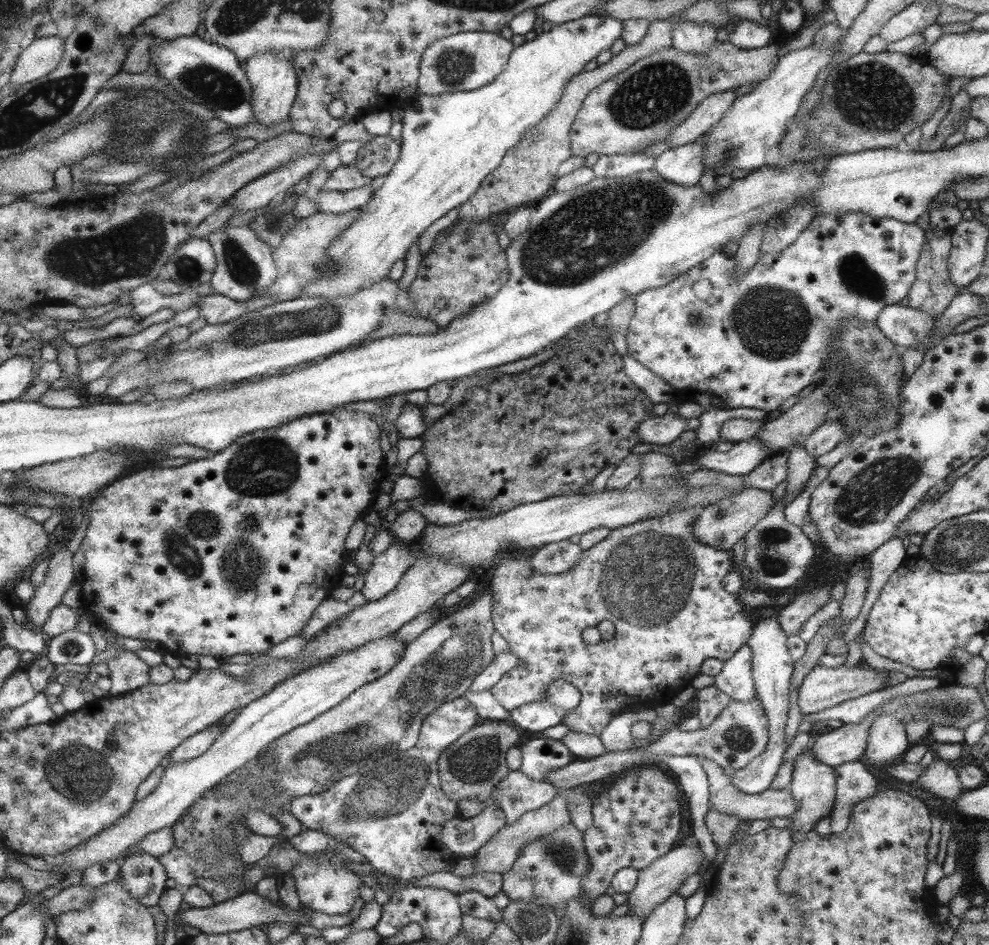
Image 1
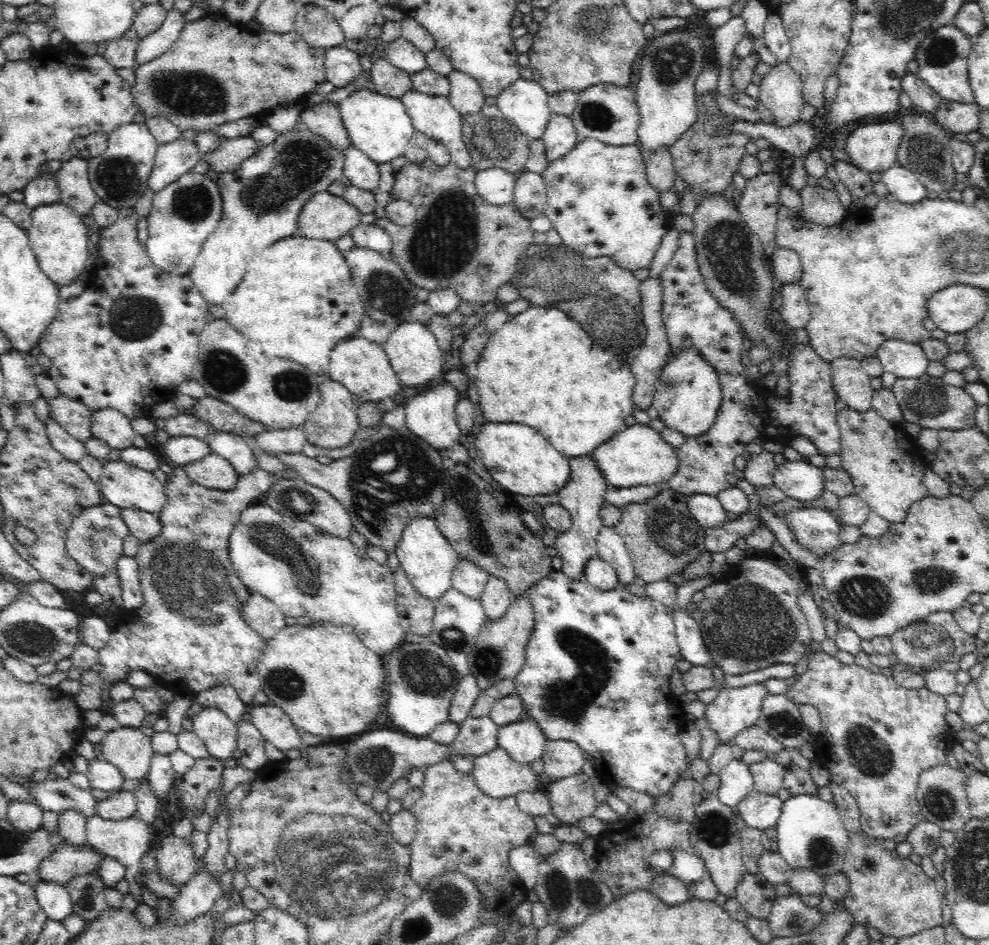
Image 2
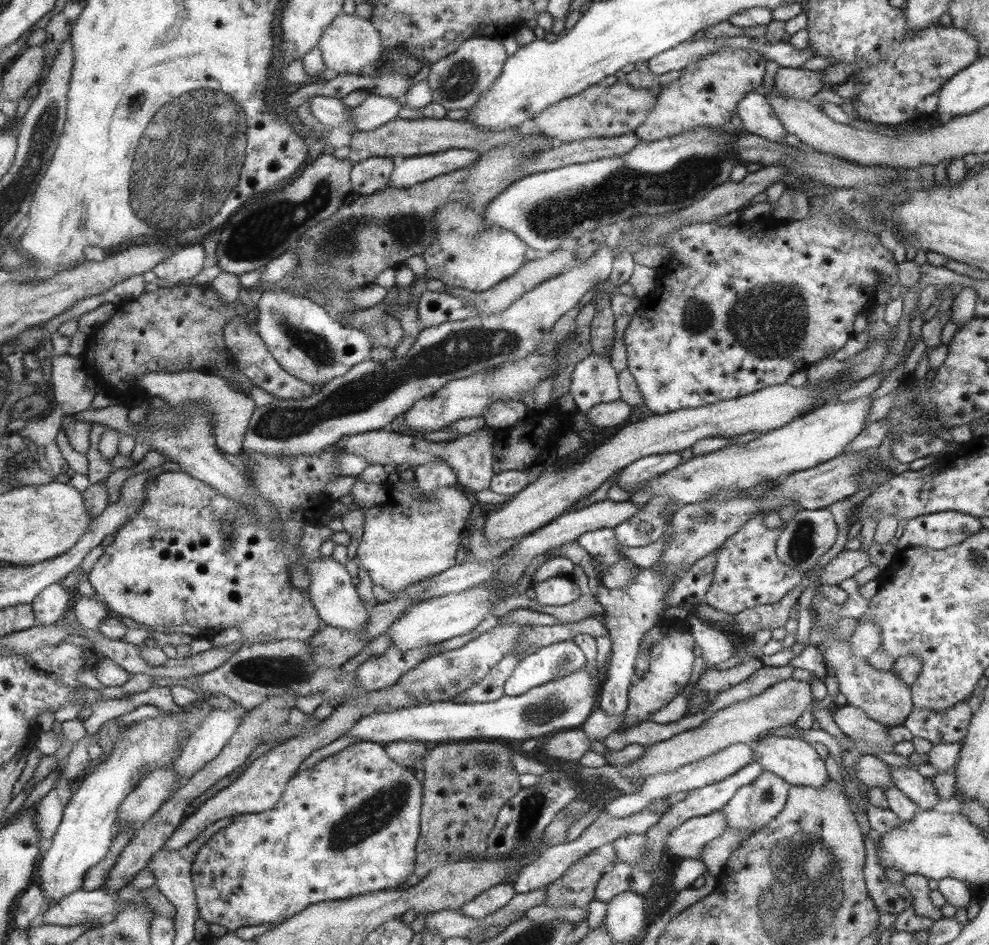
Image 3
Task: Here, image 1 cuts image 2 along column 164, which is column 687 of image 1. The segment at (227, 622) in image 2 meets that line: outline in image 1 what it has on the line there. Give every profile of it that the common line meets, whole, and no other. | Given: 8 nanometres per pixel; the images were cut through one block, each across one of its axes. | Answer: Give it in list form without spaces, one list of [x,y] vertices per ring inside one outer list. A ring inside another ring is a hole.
[[[706,504],[700,506],[679,507],[679,510],[673,512],[665,512],[661,516],[639,520],[637,523],[611,529],[606,538],[600,540],[590,549],[583,550],[578,554],[575,564],[567,570],[559,574],[547,574],[543,572],[534,572],[529,565],[529,558],[521,557],[522,552],[504,552],[498,554],[496,564],[493,566],[493,576],[486,582],[493,590],[496,606],[493,606],[493,619],[495,632],[499,633],[508,644],[511,654],[520,659],[517,668],[510,670],[490,688],[490,693],[495,697],[501,708],[507,712],[518,706],[537,702],[540,698],[546,696],[547,685],[554,680],[564,680],[576,688],[580,692],[580,703],[567,711],[560,720],[561,724],[565,724],[570,732],[589,734],[599,737],[601,731],[607,727],[607,723],[614,717],[614,714],[623,713],[624,710],[630,710],[634,706],[648,706],[649,709],[657,705],[669,703],[669,698],[679,690],[685,688],[691,683],[693,676],[699,674],[699,666],[703,660],[707,658],[715,658],[723,663],[727,659],[731,659],[737,648],[743,647],[748,642],[751,634],[751,622],[741,614],[741,606],[737,602],[736,595],[731,596],[725,590],[721,590],[721,580],[723,576],[729,572],[731,562],[729,562],[729,554],[726,550],[716,549],[712,545],[706,545],[692,534],[693,523],[697,521],[699,511],[705,508]],[[594,626],[598,629],[601,640],[594,645],[588,645],[581,639],[581,631],[583,628]]]

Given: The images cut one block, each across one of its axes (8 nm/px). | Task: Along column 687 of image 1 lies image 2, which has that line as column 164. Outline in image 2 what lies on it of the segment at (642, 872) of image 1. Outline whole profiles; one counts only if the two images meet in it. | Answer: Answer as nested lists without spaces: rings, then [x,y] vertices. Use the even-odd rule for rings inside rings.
[[[171,833],[161,840],[157,850],[157,872],[182,886],[196,872],[196,855],[190,837],[180,837]]]

